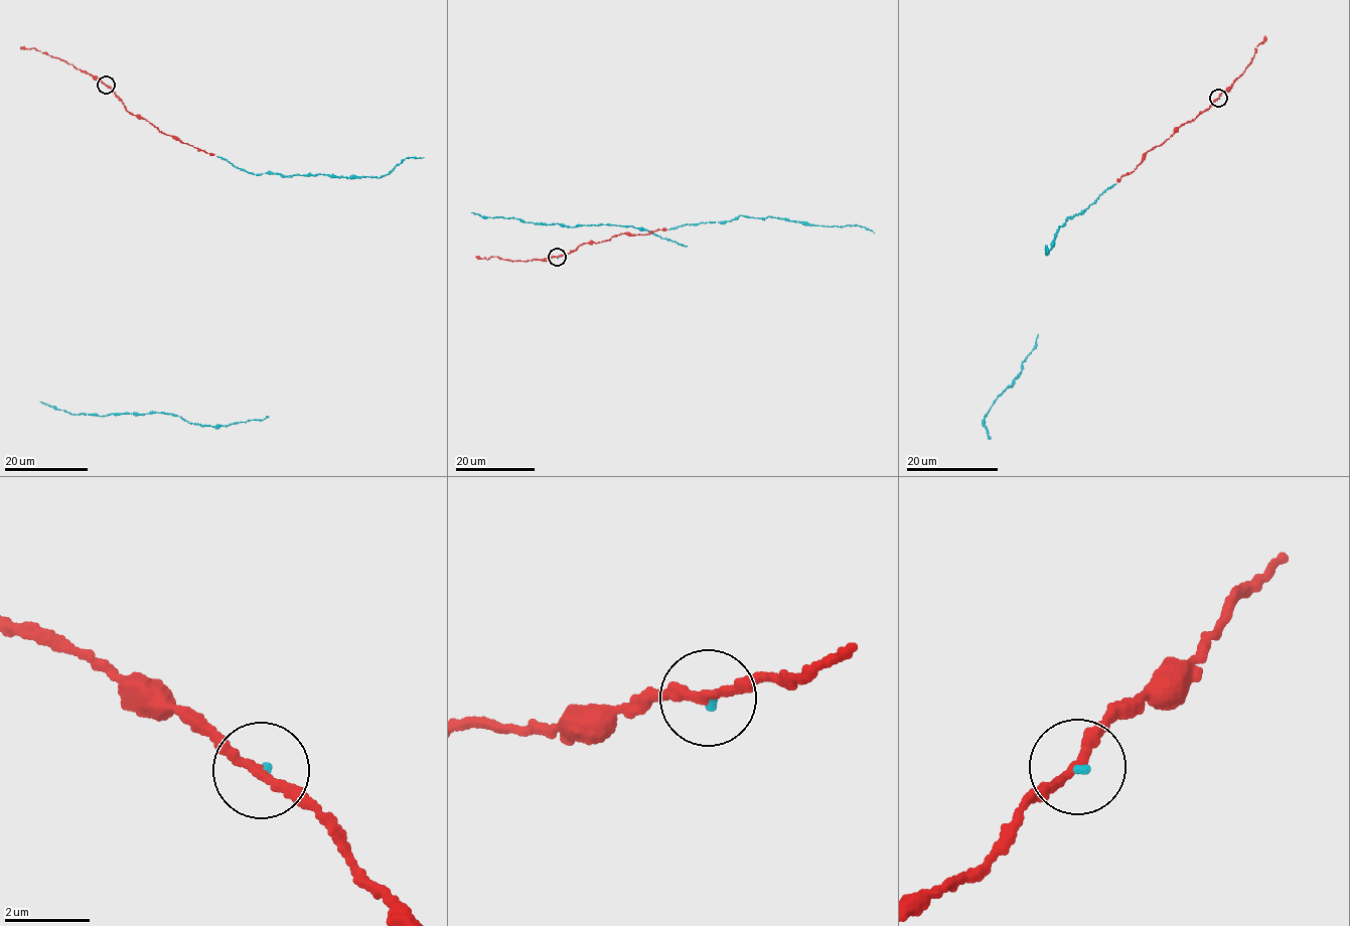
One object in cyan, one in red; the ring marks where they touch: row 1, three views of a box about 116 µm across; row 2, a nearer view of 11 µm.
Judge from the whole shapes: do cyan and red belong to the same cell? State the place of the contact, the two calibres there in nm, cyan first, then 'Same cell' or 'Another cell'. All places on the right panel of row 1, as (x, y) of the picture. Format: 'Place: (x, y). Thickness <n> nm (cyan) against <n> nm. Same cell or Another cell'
Place: (1218, 98). Thickness 100 nm (cyan) against 240 nm. Same cell

